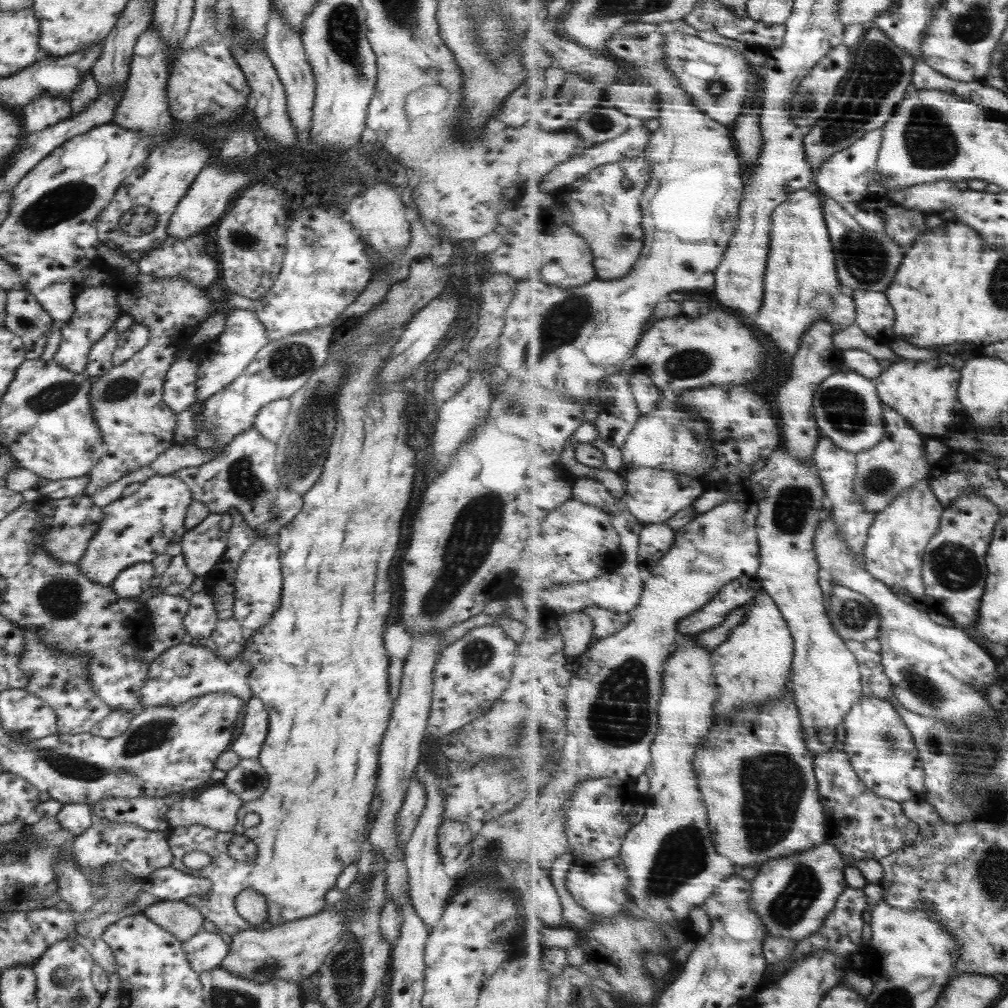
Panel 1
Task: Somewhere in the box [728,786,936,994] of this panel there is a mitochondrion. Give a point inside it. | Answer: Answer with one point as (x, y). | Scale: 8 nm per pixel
(800, 891)

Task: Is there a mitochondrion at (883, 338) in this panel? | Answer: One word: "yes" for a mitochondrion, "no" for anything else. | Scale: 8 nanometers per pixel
no

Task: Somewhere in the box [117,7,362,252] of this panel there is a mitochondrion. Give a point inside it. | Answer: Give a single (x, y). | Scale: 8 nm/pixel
(216, 115)

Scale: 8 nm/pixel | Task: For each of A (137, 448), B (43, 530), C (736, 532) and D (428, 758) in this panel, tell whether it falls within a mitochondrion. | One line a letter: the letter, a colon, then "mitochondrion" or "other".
A: other
B: other
C: other
D: other

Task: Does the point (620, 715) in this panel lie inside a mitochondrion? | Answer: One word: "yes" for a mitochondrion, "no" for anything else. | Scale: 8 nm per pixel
yes

